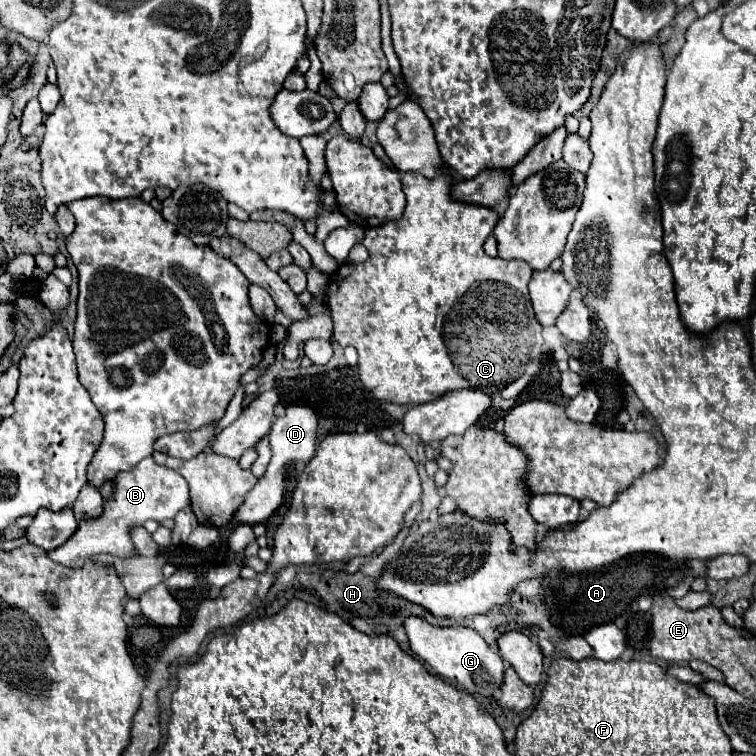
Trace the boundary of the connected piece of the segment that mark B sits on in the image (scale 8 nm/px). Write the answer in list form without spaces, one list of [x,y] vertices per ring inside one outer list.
[[[144,458],[128,472],[118,472],[114,478],[112,498],[104,500],[102,514],[96,518],[82,518],[78,524],[78,530],[72,534],[72,538],[62,544],[62,548],[56,548],[54,552],[48,552],[52,560],[58,564],[80,568],[84,564],[84,558],[94,554],[112,554],[116,558],[134,558],[138,556],[130,532],[134,526],[142,526],[146,520],[162,522],[168,518],[174,518],[182,508],[190,504],[188,498],[188,486],[178,476],[178,472],[160,466],[154,462],[154,458]]]

